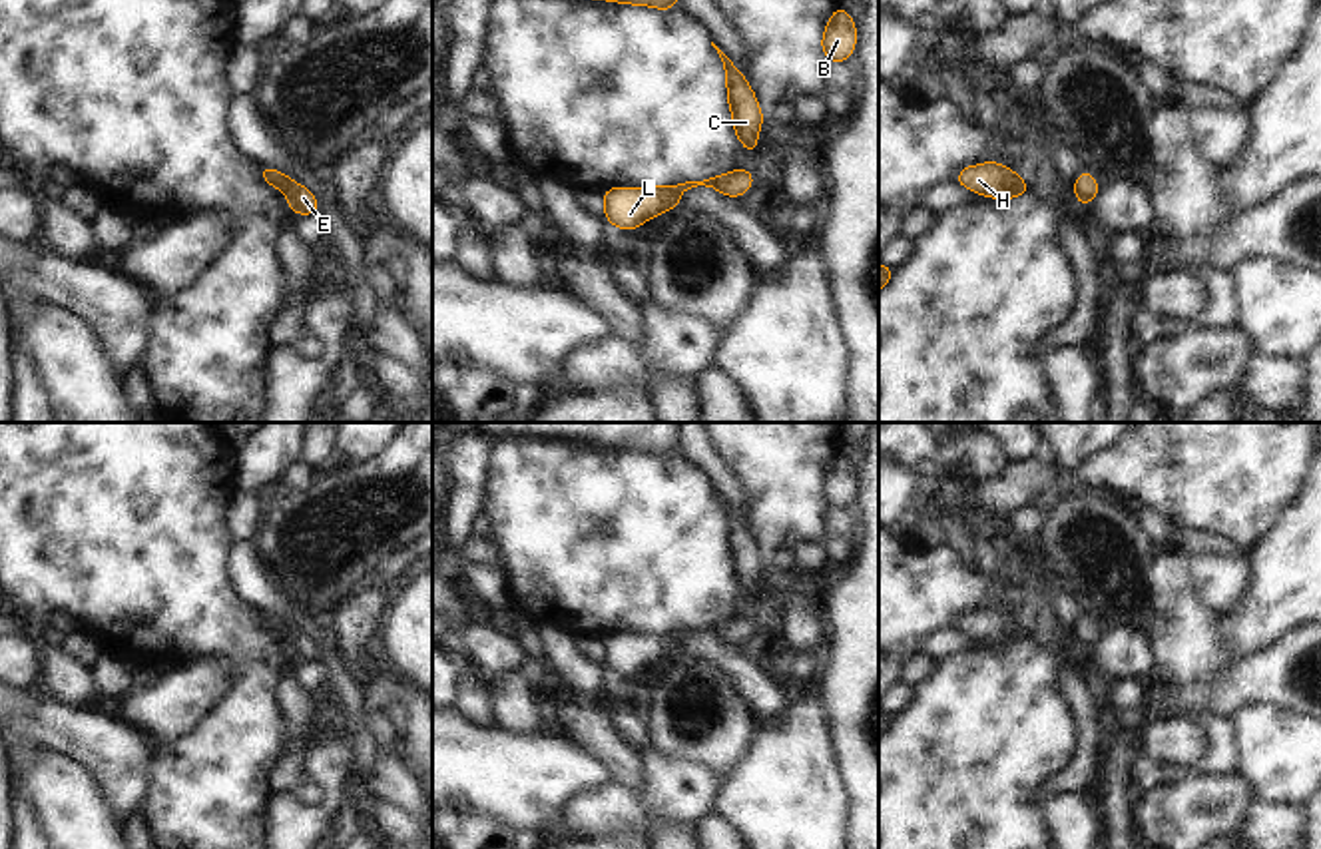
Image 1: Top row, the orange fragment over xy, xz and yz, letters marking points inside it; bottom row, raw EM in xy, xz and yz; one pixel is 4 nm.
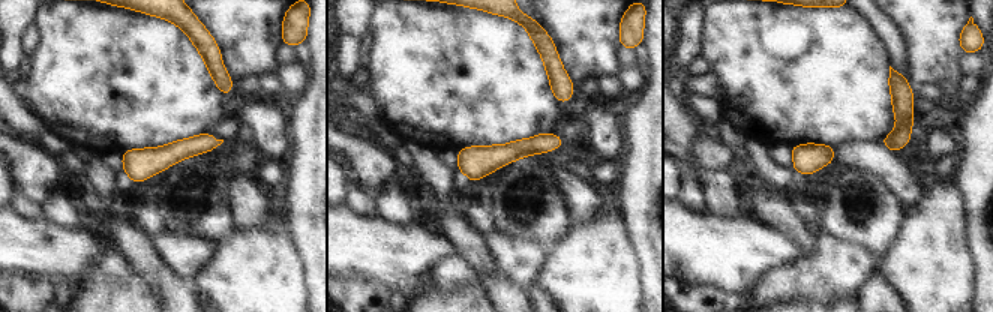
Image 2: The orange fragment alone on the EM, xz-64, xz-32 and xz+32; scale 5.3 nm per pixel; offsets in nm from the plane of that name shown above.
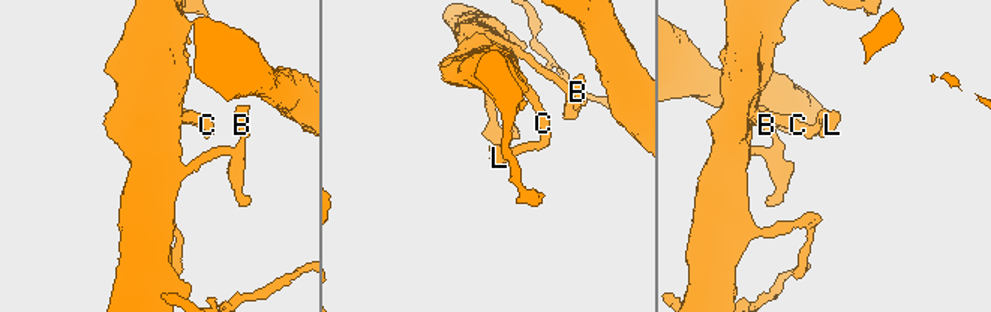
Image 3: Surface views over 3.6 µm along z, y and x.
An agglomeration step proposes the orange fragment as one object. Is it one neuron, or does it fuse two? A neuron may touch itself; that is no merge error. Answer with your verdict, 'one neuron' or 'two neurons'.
one neuron

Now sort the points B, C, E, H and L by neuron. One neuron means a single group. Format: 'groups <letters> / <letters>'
groups B C E H L

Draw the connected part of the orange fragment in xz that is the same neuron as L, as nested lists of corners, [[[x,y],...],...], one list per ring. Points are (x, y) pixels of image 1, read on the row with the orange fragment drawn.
[[[737,167],[733,173],[715,175],[703,181],[685,181],[673,187],[612,187],[602,191],[606,201],[604,221],[616,223],[626,233],[665,209],[675,209],[681,193],[691,187],[713,187],[735,199],[753,183],[753,173],[745,167]]]

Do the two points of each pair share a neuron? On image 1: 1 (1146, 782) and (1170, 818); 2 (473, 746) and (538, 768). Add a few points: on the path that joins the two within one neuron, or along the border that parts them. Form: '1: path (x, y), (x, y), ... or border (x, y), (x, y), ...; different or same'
1: border (1192, 772), (1144, 792); different
2: path (489, 762), (495, 768), (523, 768); same

